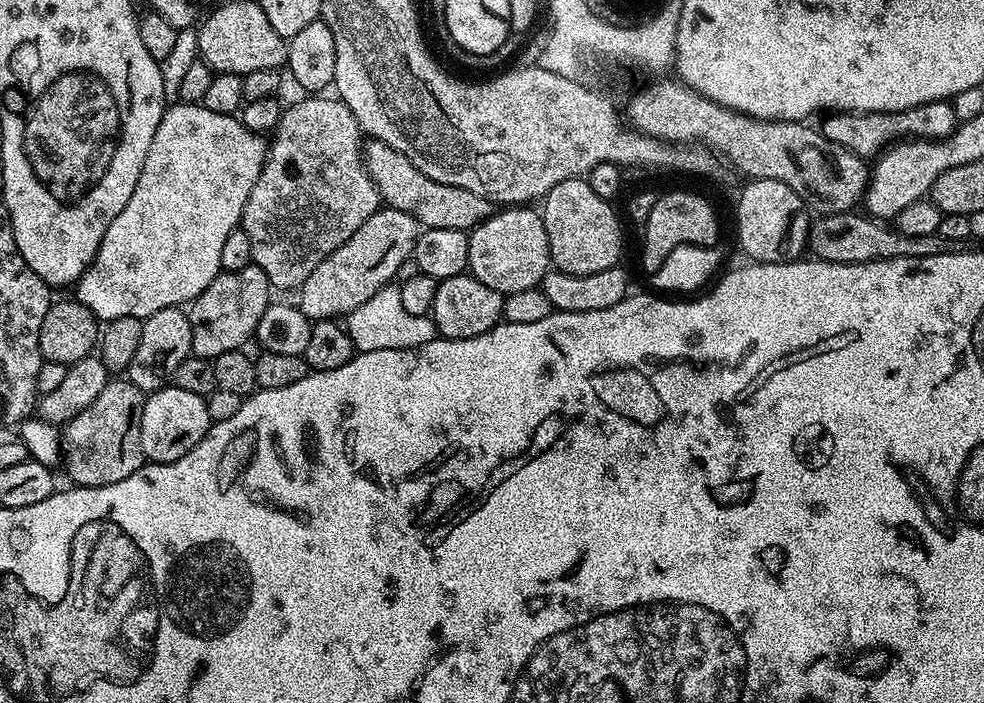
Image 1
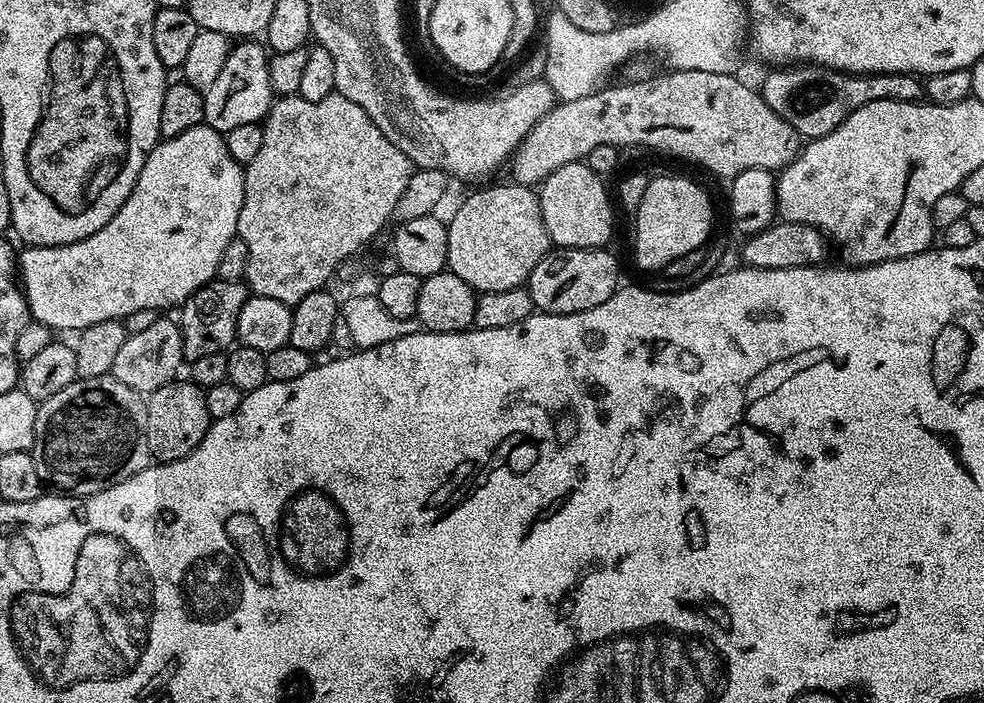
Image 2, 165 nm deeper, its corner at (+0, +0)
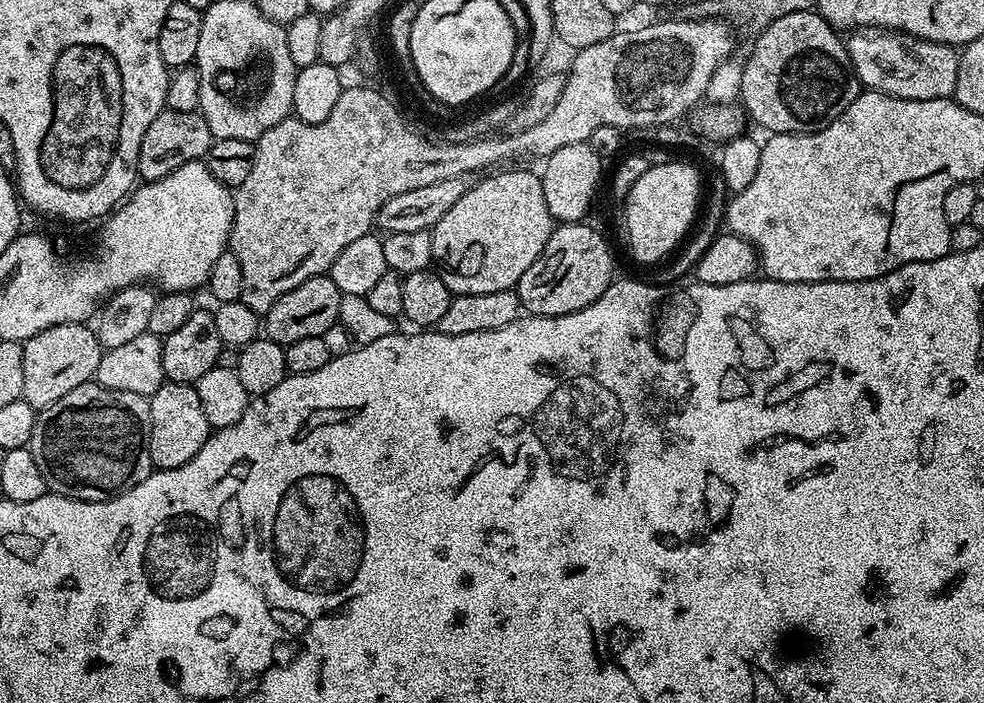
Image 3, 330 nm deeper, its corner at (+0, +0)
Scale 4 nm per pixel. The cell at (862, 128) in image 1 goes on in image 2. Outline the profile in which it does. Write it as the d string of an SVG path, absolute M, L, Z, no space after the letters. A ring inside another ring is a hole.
M800 62L795 66L776 66L764 80L762 95L766 106L774 110L804 138L830 134L858 106L875 100L925 99L924 80L910 72L874 72L853 74L839 72L836 68L824 68L821 64Z

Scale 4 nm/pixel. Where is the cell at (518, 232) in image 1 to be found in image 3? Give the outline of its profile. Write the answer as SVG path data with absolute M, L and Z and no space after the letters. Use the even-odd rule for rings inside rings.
M500 172L497 176L477 179L469 192L462 194L443 218L431 229L432 258L442 282L453 294L494 294L494 290L513 290L522 274L534 266L548 239L552 237L554 221L542 194L539 175L532 172Z

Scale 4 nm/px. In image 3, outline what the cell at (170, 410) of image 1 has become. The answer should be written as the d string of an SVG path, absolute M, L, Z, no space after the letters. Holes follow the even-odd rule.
M165 382L148 401L150 406L150 458L153 469L177 468L198 450L208 440L210 429L206 422L206 414L202 414L202 402L198 402L198 394L191 384L174 384Z

